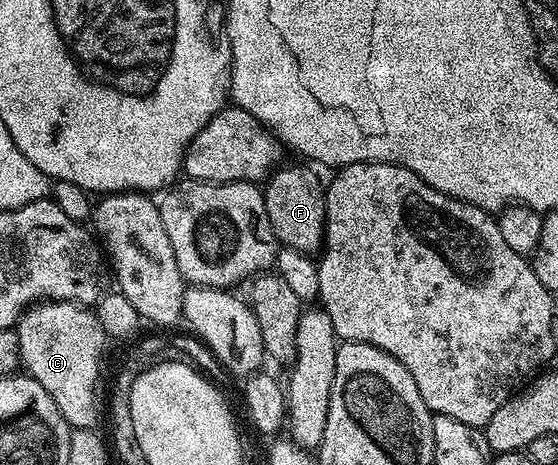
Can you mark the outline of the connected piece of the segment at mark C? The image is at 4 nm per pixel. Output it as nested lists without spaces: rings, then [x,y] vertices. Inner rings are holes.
[[[49,300],[32,304],[17,325],[19,333],[19,358],[26,375],[33,377],[57,402],[57,410],[72,428],[95,428],[99,420],[99,408],[95,405],[95,387],[99,384],[99,359],[103,356],[105,333],[99,325],[98,315],[90,307],[70,304],[67,300]]]

